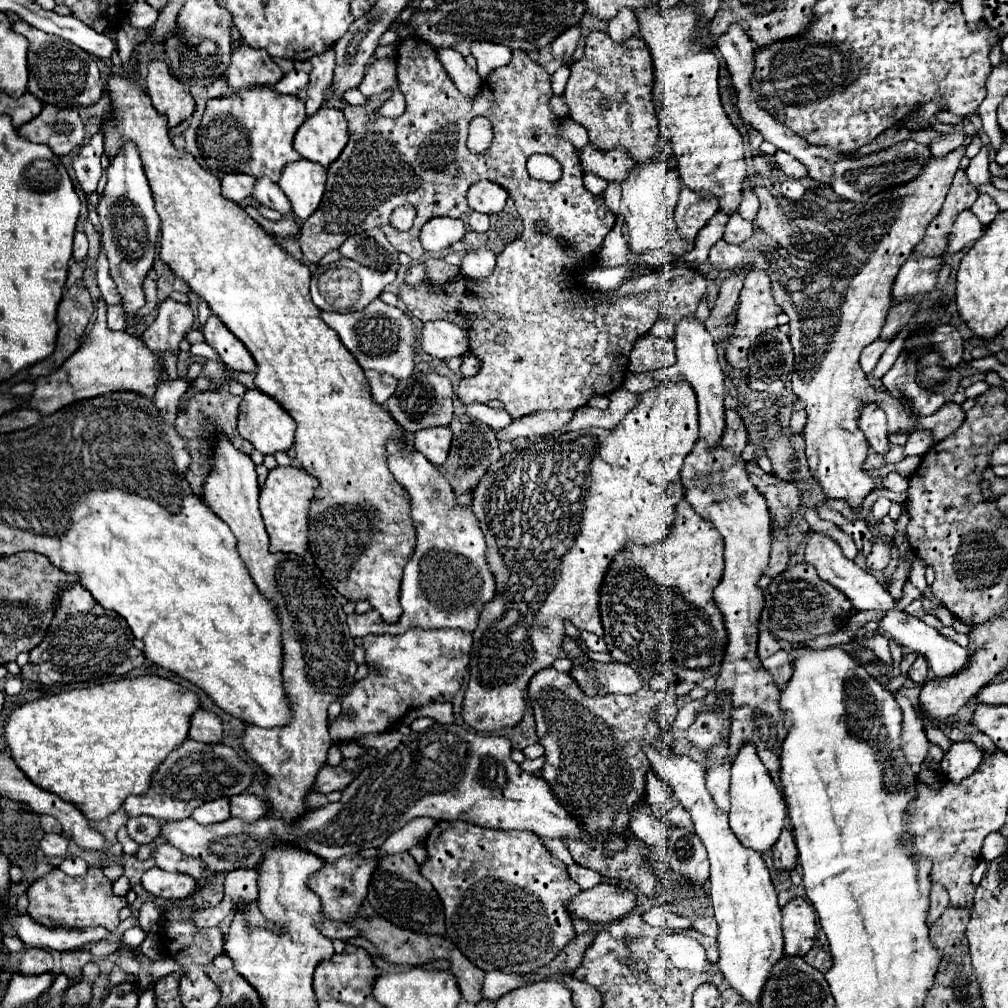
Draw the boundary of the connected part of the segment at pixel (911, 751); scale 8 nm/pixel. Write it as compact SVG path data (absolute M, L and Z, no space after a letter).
M896 692L896 702L900 704L902 712L904 712L904 730L902 730L902 750L906 760L912 764L914 770L920 768L920 764L924 762L930 742L926 738L922 720L918 716L918 712L910 706L908 698L902 692Z

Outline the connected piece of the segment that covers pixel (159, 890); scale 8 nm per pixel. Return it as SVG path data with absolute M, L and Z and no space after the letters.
M150 868L142 876L142 886L152 896L168 900L186 900L196 890L196 882L186 874L164 872L160 868Z

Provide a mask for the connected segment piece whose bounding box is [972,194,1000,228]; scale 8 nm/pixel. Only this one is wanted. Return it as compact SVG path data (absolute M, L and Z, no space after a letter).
M980 194L978 200L974 202L972 206L972 212L978 216L978 220L982 222L982 228L986 228L988 224L992 224L992 220L996 218L996 212L1000 212L1000 208L996 206L996 202L986 196L986 194Z

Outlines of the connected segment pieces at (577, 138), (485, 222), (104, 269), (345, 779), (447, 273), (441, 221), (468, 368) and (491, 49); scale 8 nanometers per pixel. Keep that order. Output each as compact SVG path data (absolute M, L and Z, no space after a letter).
M566 118L566 120L560 120L560 136L566 138L566 140L572 140L574 148L580 150L588 144L588 132L584 126L576 124L572 118Z
M474 212L474 214L470 216L468 224L470 224L470 228L472 228L474 232L480 232L480 234L488 232L488 228L490 228L490 220L488 220L488 216L486 216L486 214L480 214L480 212Z
M100 248L98 254L98 262L96 262L96 280L98 280L98 288L102 292L102 296L106 298L108 304L120 304L122 298L120 292L116 292L116 284L108 272L108 258L104 256L104 248Z
M324 766L320 768L320 774L316 774L316 784L314 784L314 792L322 792L322 794L328 794L328 792L334 792L334 790L344 790L352 778L356 774L352 772L346 772L342 766Z
M428 258L426 260L426 278L432 284L442 284L458 274L460 274L460 268L446 264L442 258Z
M432 218L420 230L420 242L426 252L442 252L442 248L452 246L458 240L464 240L466 228L460 218Z
M466 352L466 354L464 354L464 364L462 364L462 368L460 368L462 376L474 376L474 374L478 372L478 368L480 368L478 358L476 358L472 352Z
M474 42L470 50L478 62L476 70L482 80L486 80L496 68L506 66L512 60L512 50L508 46L494 44L494 42Z

